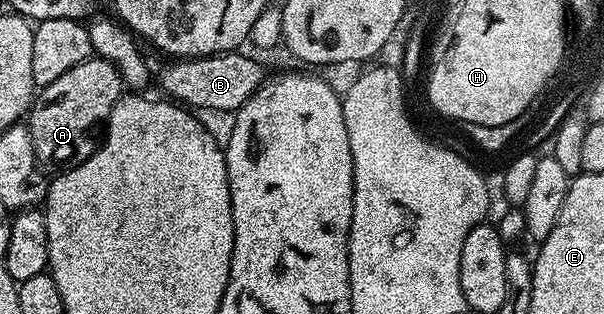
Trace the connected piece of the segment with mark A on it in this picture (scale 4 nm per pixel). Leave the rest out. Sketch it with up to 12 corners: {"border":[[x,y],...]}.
{"border":[[86,58],[42,87],[25,122],[40,163],[64,171],[99,149],[124,90]]}

